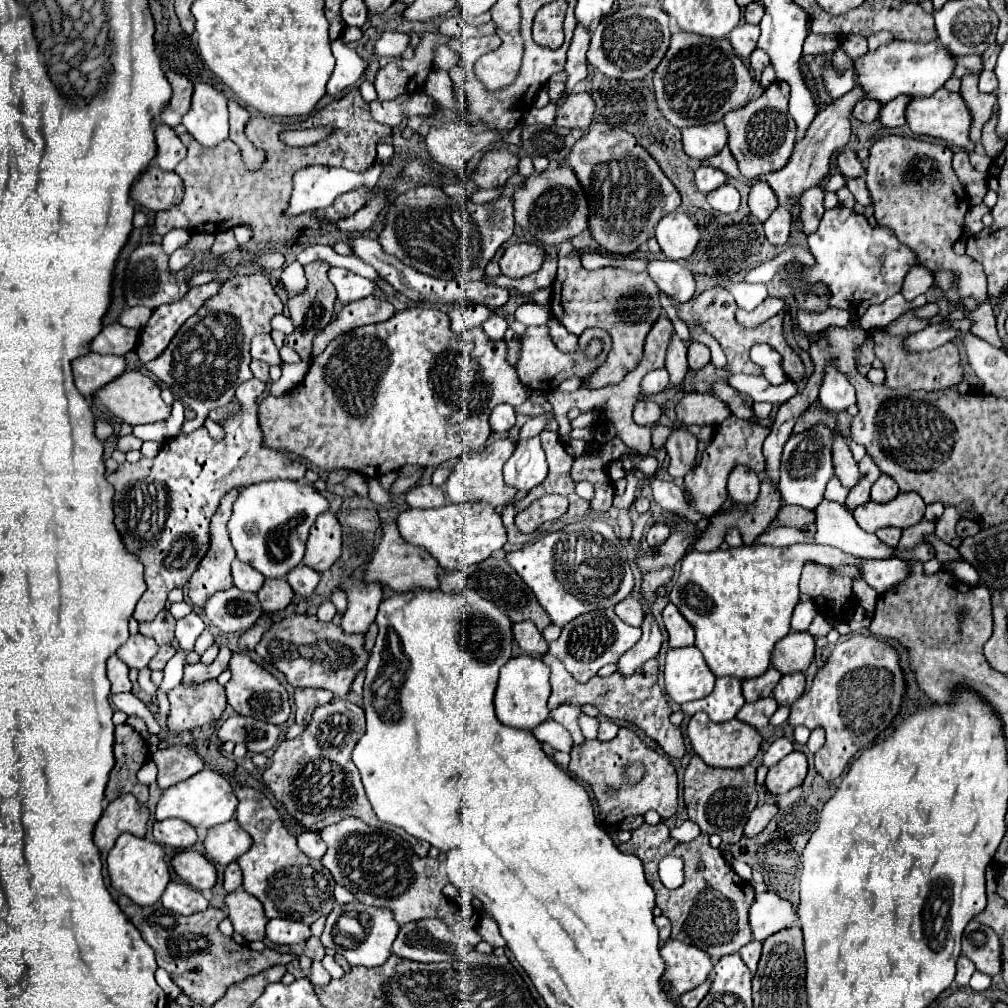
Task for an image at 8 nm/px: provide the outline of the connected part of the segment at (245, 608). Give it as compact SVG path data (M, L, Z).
M229 588L215 592L205 602L205 616L221 632L243 632L261 616L261 604L257 594L241 592L239 588Z

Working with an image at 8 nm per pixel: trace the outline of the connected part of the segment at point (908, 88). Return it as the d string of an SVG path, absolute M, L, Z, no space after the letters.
M891 42L889 46L881 46L875 52L867 52L863 58L855 62L855 74L853 70L847 70L845 74L837 74L833 66L827 66L823 70L823 78L827 84L827 90L831 98L841 98L845 92L849 92L855 84L861 84L867 92L867 98L875 98L879 102L889 102L899 94L909 96L931 96L937 92L953 74L953 58L951 54L939 44L913 44L913 42Z

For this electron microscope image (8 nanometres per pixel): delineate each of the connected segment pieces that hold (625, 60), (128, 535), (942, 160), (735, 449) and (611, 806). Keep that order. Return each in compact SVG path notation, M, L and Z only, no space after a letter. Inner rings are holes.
M625 6L605 16L591 36L587 60L601 74L617 80L643 80L655 72L671 42L669 14L661 6Z
M257 378L237 388L241 412L222 422L223 442L213 444L209 432L201 426L191 434L165 442L155 458L141 458L137 464L125 462L117 472L107 476L107 482L115 490L113 510L117 532L121 534L125 550L137 556L145 566L147 590L135 608L137 622L153 620L165 608L167 594L189 582L201 556L205 556L205 548L209 548L209 520L225 492L235 486L249 486L265 480L301 482L305 478L305 464L263 446L257 414L257 398L263 390L265 382Z
M883 136L871 146L867 158L865 180L871 192L877 224L889 228L901 244L915 252L917 262L929 270L949 270L957 278L959 300L957 308L967 320L971 320L971 330L985 342L1005 348L1003 340L997 336L995 314L991 298L987 294L987 278L973 258L957 256L951 246L963 234L963 218L969 210L965 192L951 168L953 152L943 144L933 144L909 136ZM963 300L977 300L977 308L969 310Z
M729 416L715 428L715 436L707 446L701 464L695 468L695 472L689 472L689 476L685 476L685 492L691 496L693 508L699 514L711 516L723 506L727 498L727 478L735 466L747 466L755 474L763 472L765 460L761 454L761 446L767 434L769 434L769 426L761 426L761 424L751 426L747 420L741 420L737 416Z
M619 728L619 734L609 742L585 740L583 746L573 746L569 772L591 786L605 826L617 826L627 816L645 814L647 810L655 810L663 820L671 818L677 812L675 766L665 754L659 754L645 746L645 742L629 728ZM629 762L641 762L641 766L645 768L645 774L639 782L631 784L631 780L627 778L625 770Z

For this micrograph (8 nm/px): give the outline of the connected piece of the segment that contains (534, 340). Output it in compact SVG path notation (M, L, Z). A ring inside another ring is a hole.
M529 326L529 328L525 330L525 334L521 336L519 342L521 342L521 350L519 350L517 374L519 374L521 382L523 382L527 388L539 390L539 392L543 393L548 393L550 390L552 391L558 388L563 380L567 380L567 378L571 378L571 376L577 376L577 378L581 378L581 380L587 380L587 378L607 360L607 354L609 354L609 350L611 350L611 336L609 336L605 330L601 330L601 328L587 328L587 330L579 336L579 348L581 348L579 354L561 352L561 350L555 346L555 342L553 342L553 338L551 338L551 334L549 334L549 326ZM591 338L601 338L601 340L605 342L605 352L601 352L595 360L587 360L587 358L583 356L583 350L585 350L585 346L587 346L587 342L589 342Z

